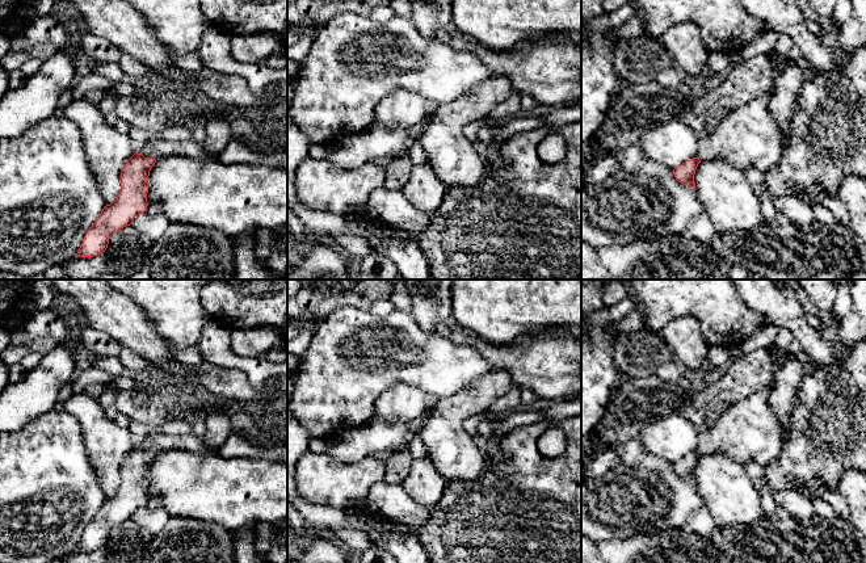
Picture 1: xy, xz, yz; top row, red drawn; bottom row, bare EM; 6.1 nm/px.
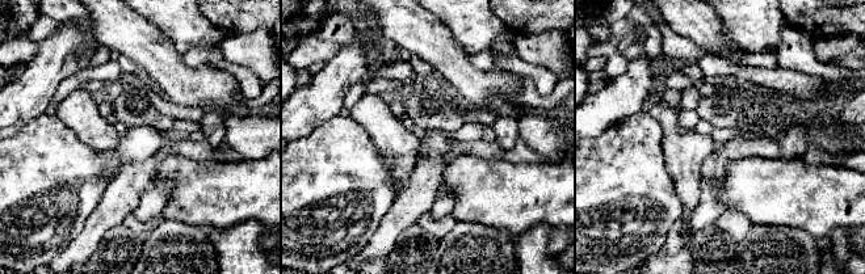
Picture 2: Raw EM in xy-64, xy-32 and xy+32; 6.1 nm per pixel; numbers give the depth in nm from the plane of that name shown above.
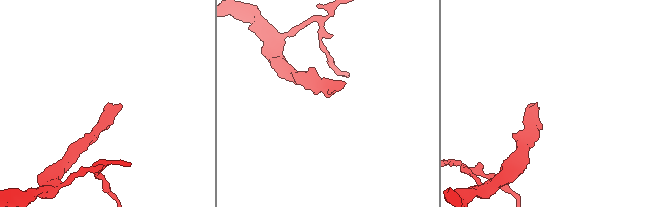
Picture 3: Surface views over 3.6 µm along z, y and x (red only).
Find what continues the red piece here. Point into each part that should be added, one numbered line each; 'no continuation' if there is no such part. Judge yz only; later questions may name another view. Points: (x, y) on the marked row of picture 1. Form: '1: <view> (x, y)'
no continuation

